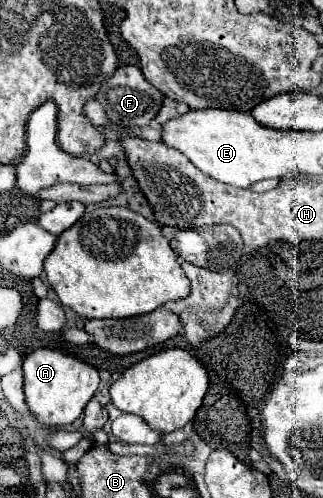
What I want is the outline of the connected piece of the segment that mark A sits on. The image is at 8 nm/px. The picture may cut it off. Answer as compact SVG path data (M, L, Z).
M38 348L26 354L22 362L22 372L24 372L26 406L32 418L38 422L38 426L46 430L72 424L84 412L84 406L94 396L100 384L100 376L96 368L64 352L48 350L48 348Z

